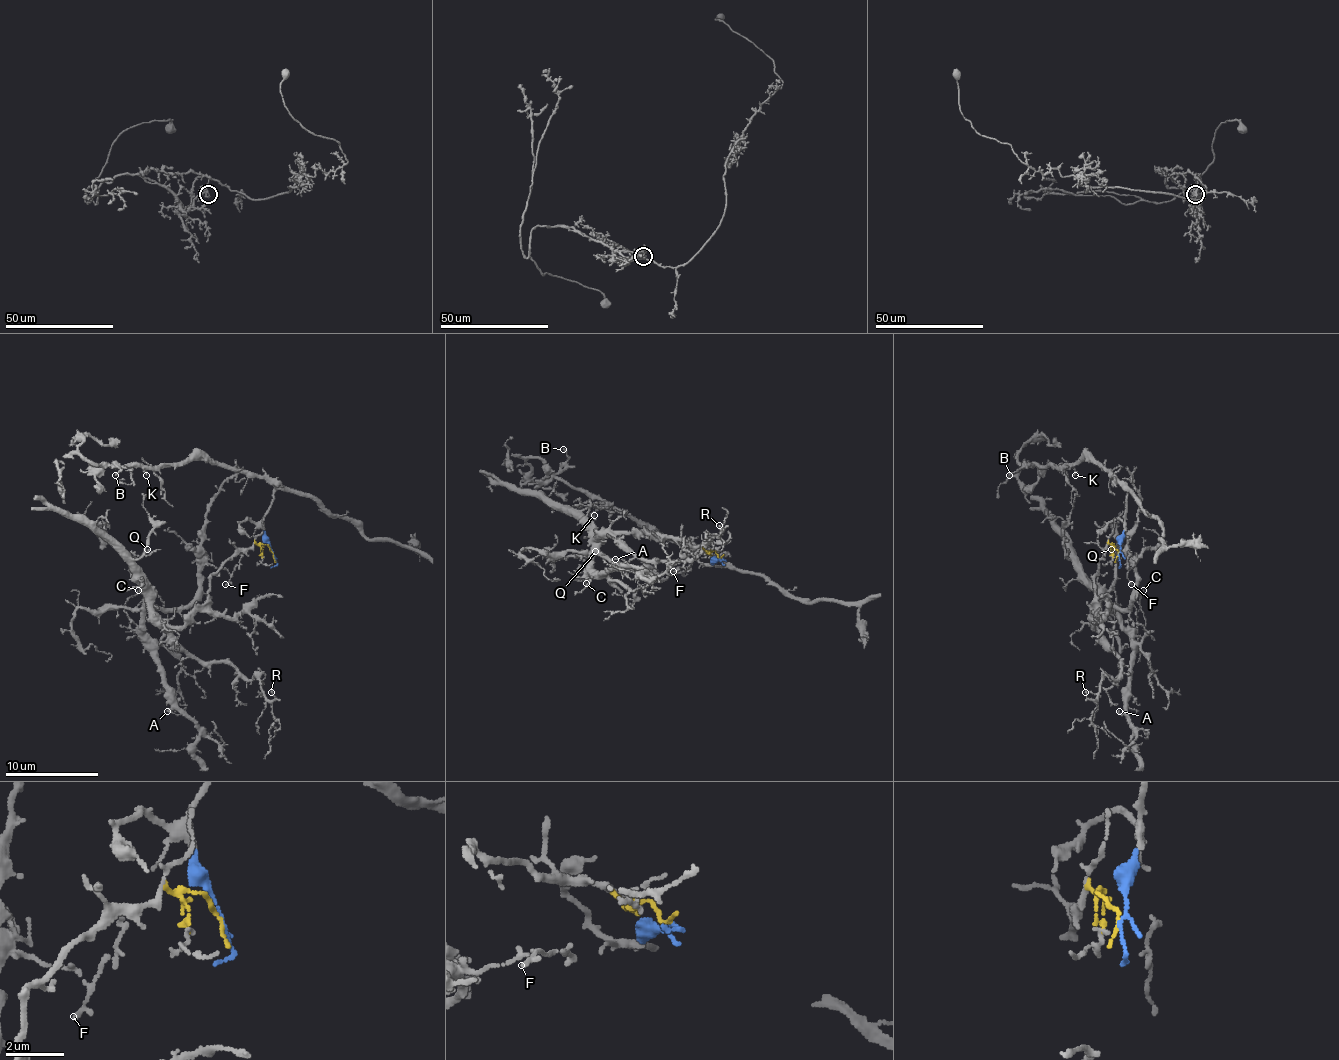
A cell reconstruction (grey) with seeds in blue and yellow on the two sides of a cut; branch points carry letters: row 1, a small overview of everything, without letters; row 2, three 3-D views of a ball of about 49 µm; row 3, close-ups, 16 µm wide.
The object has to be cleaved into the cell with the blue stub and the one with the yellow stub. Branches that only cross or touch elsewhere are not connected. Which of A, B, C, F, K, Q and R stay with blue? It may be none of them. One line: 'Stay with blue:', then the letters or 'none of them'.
Stay with blue: B, K

